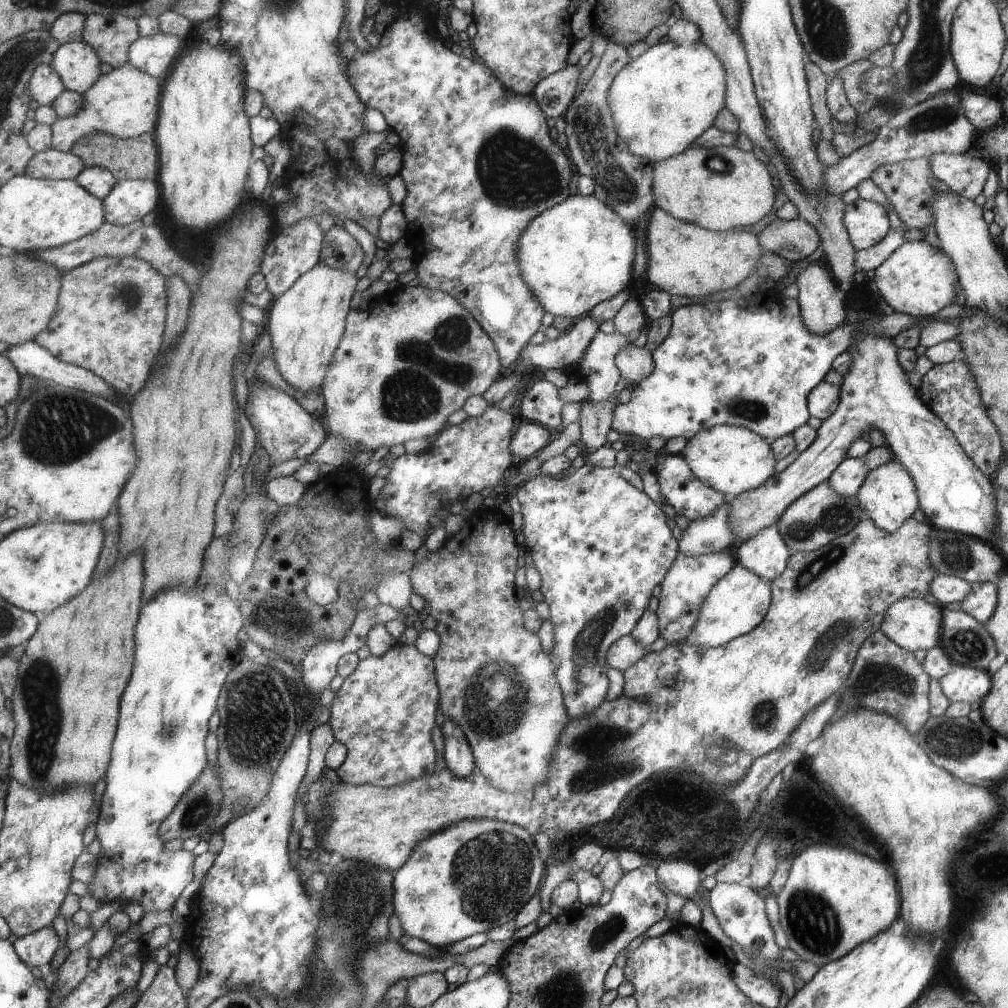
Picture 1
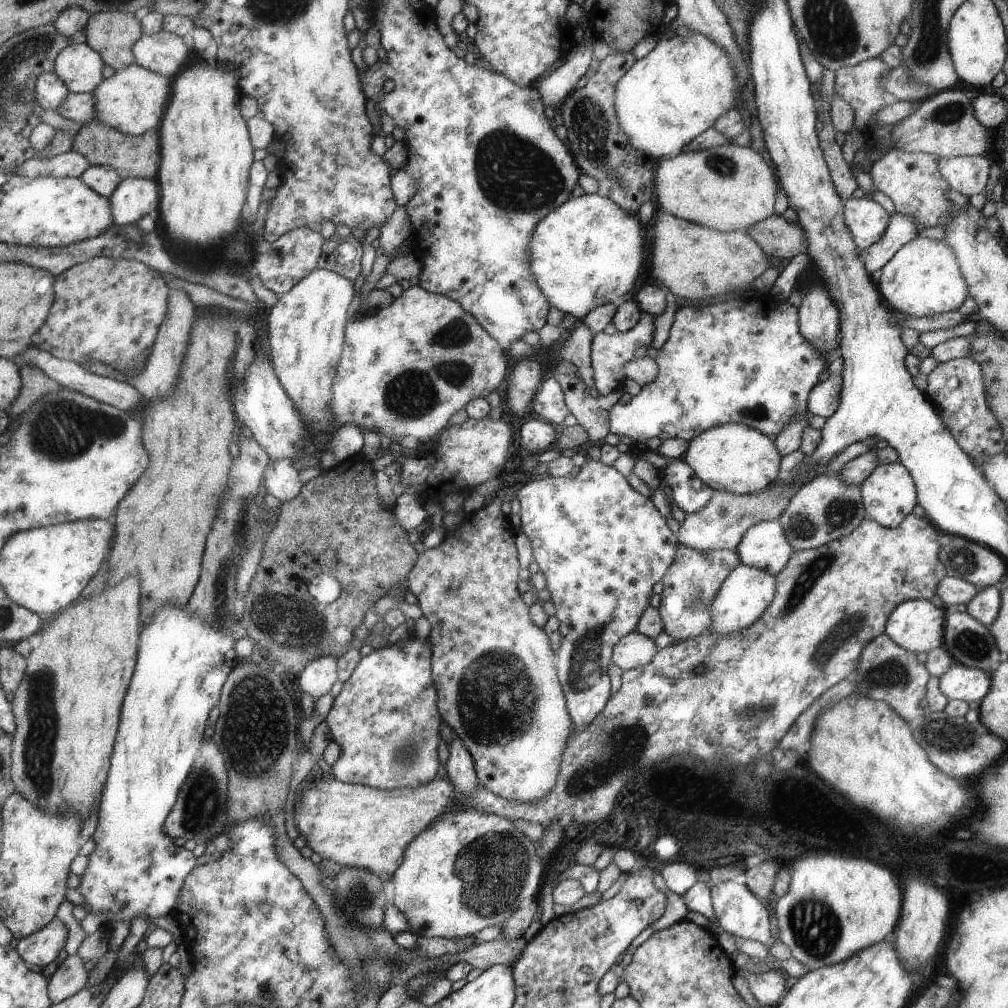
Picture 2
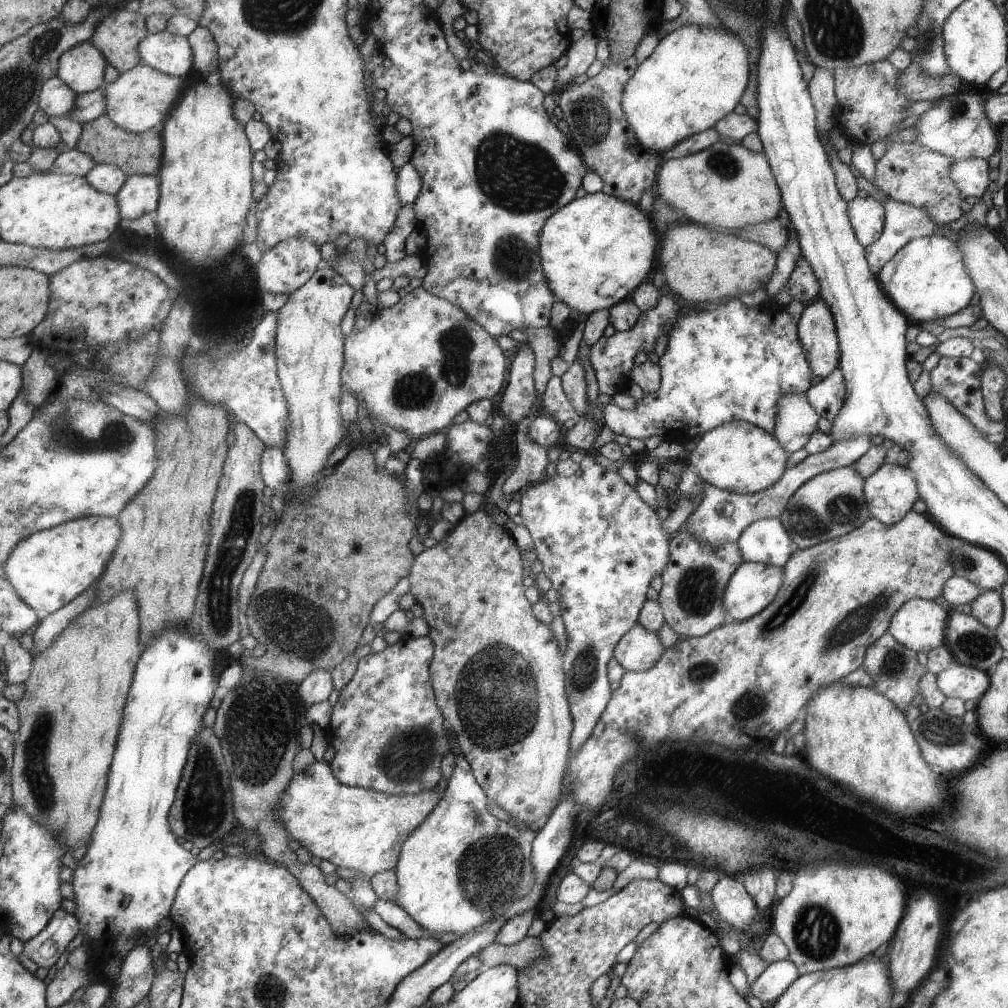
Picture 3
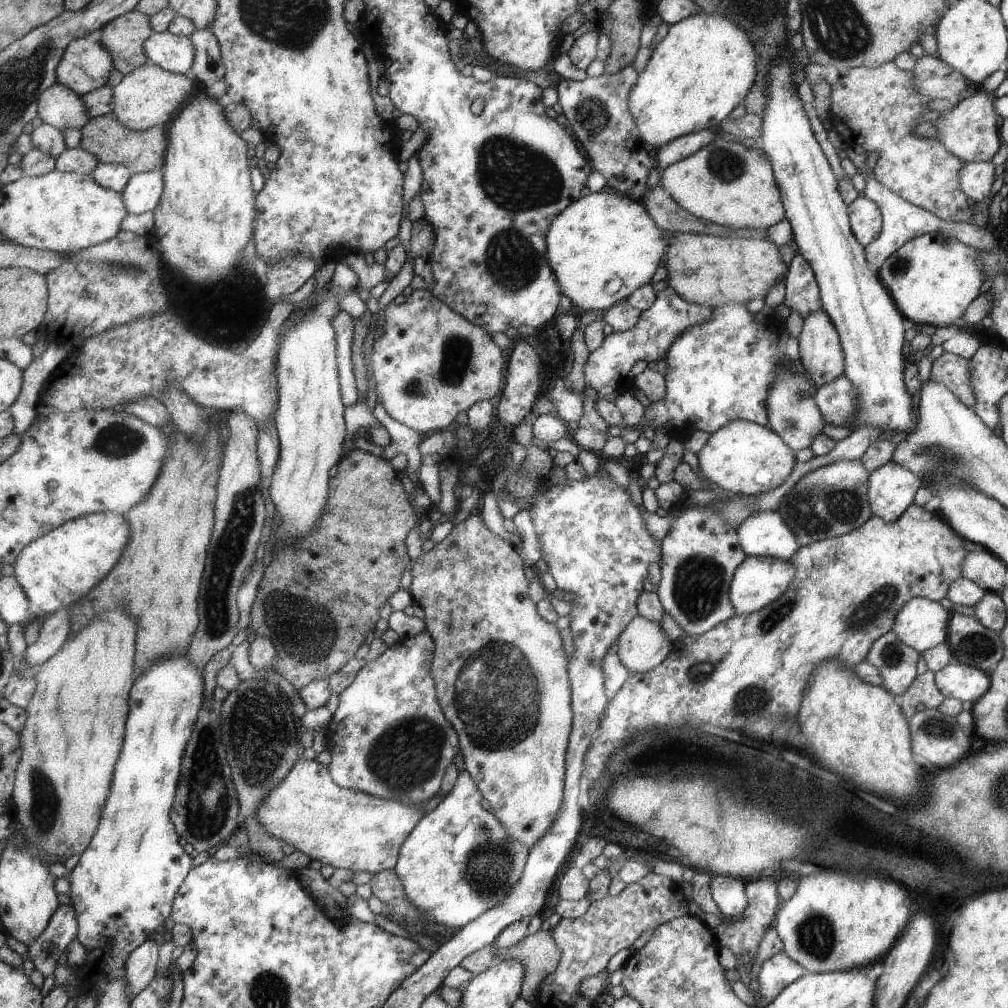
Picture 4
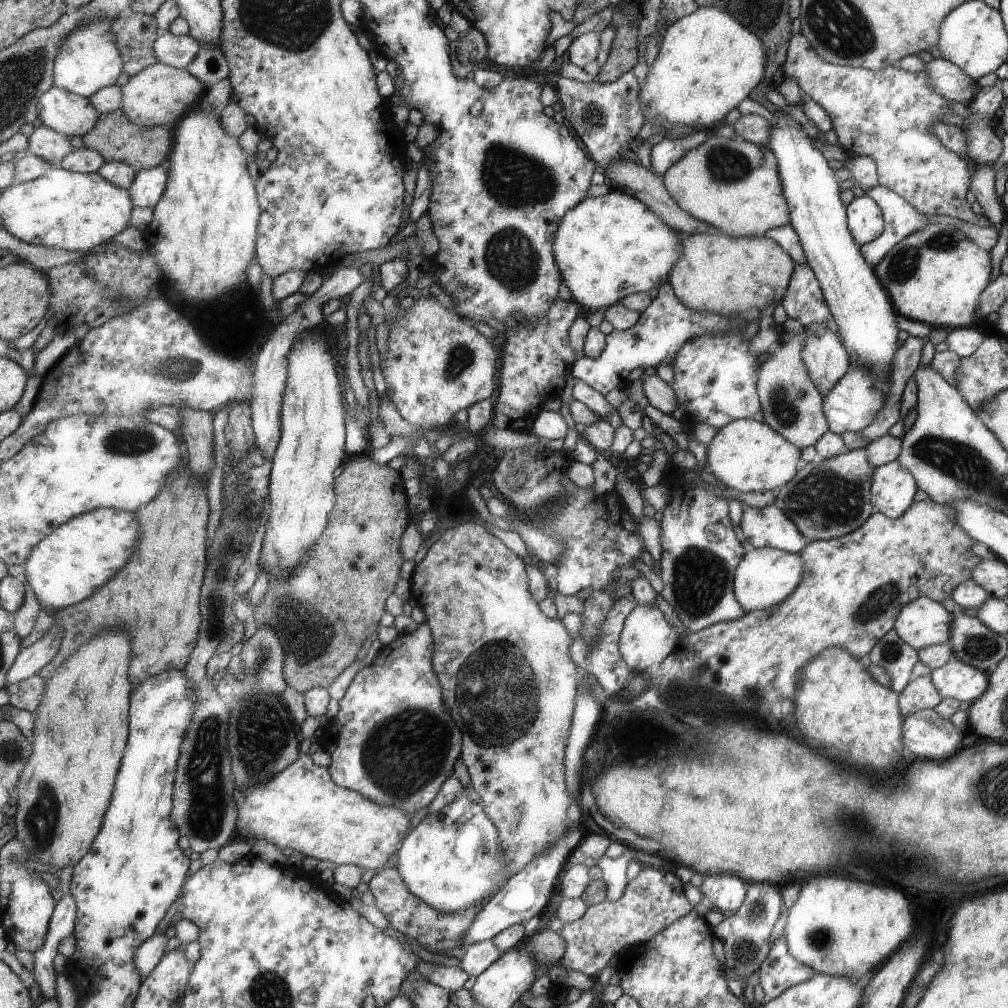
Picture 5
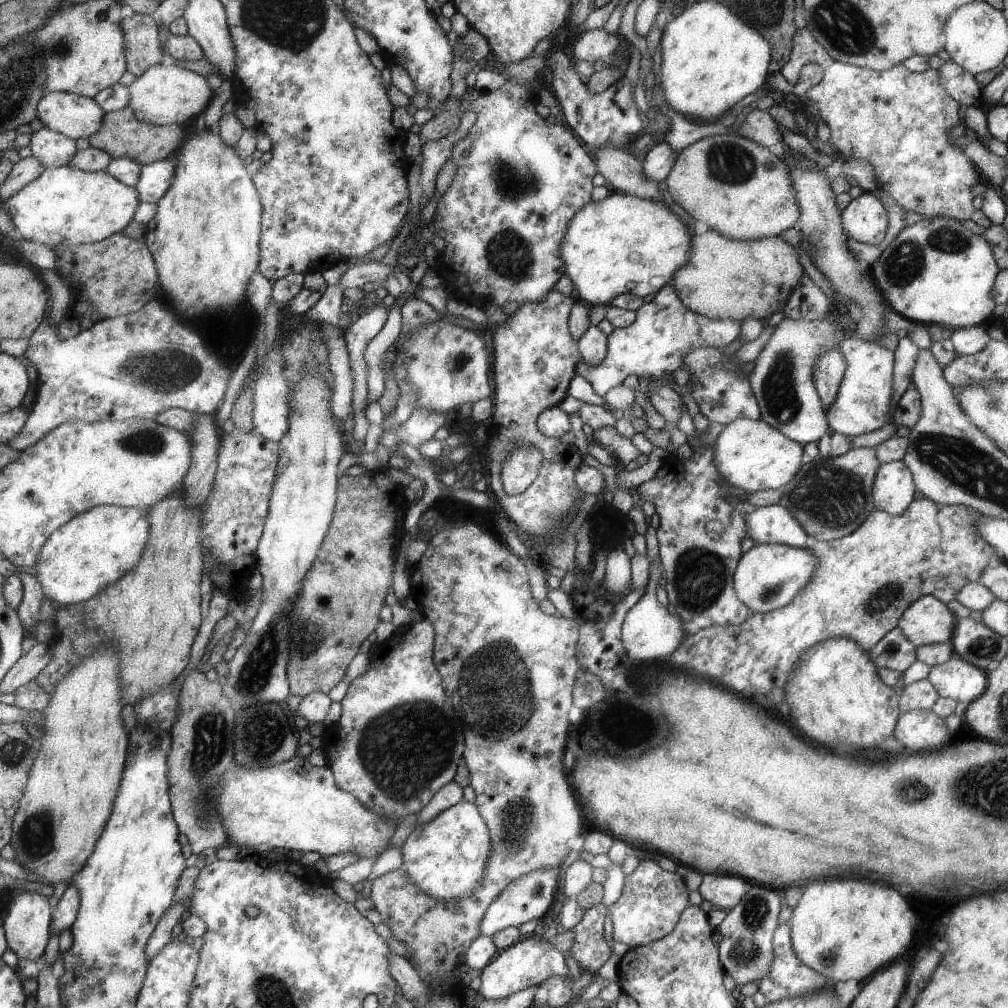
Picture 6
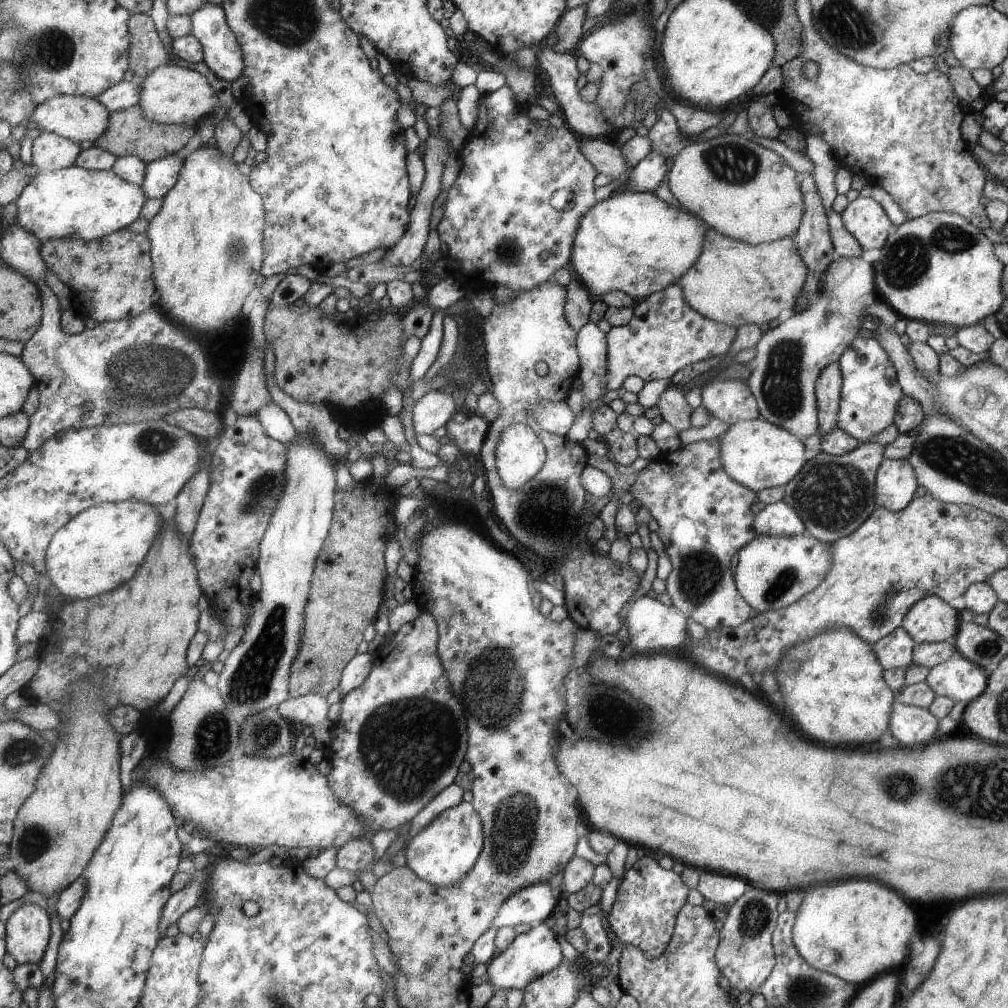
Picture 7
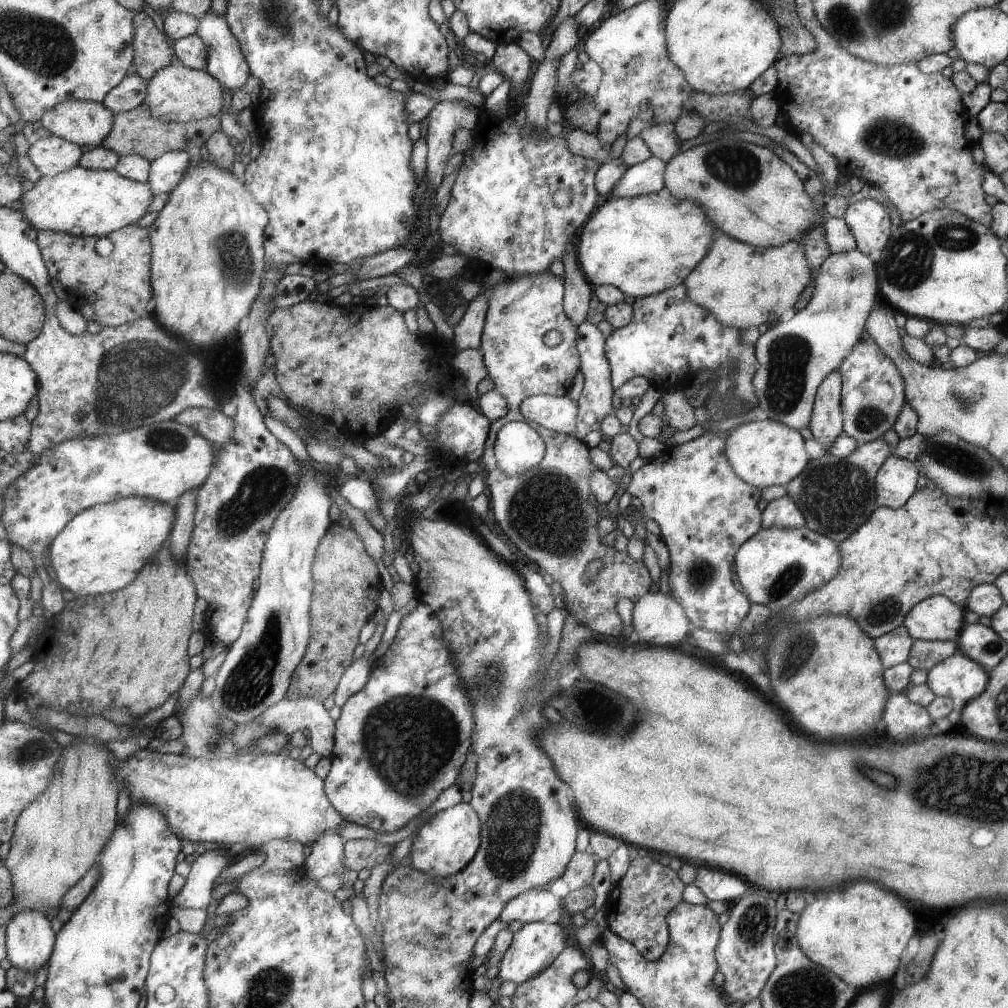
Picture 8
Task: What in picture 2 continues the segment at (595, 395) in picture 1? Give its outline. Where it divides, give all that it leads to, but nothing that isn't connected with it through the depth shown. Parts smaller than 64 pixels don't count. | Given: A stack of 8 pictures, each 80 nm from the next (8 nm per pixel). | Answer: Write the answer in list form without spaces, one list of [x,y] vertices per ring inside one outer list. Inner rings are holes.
[[[641,311],[639,322],[632,329],[625,332],[615,331],[606,335],[603,331],[592,336],[590,342],[590,365],[593,371],[593,386],[601,395],[606,395],[621,388],[624,376],[624,364],[633,356],[633,350],[637,346],[647,346],[652,342],[653,321],[657,315]]]

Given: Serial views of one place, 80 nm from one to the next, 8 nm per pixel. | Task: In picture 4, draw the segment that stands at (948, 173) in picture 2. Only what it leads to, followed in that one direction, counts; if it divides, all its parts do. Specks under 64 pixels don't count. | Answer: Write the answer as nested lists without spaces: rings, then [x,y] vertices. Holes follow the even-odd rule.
[[[987,161],[964,163],[960,170],[960,189],[975,203],[986,202],[995,180],[995,166]]]

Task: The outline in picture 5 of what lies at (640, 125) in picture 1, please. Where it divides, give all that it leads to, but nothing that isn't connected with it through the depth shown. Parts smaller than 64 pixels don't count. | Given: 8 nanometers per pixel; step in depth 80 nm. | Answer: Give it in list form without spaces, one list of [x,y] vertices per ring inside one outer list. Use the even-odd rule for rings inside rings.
[[[698,6],[696,10],[693,10],[693,12],[685,16],[681,16],[681,18],[677,19],[675,22],[668,23],[665,33],[659,39],[660,44],[657,56],[653,64],[651,64],[649,72],[646,74],[645,84],[640,90],[638,90],[640,111],[642,112],[641,109],[643,108],[643,110],[645,110],[645,114],[647,114],[647,119],[643,120],[640,131],[638,132],[638,135],[643,141],[655,132],[662,132],[664,136],[669,129],[672,129],[677,125],[686,126],[695,131],[700,130],[701,128],[709,128],[709,126],[713,126],[715,122],[723,123],[724,117],[728,111],[735,108],[743,98],[747,97],[751,90],[753,90],[755,86],[759,85],[763,80],[763,77],[767,75],[767,66],[765,66],[765,48],[763,48],[763,44],[761,44],[761,39],[756,34],[753,34],[748,27],[737,22],[732,15],[726,13],[724,10],[718,9],[717,7]]]

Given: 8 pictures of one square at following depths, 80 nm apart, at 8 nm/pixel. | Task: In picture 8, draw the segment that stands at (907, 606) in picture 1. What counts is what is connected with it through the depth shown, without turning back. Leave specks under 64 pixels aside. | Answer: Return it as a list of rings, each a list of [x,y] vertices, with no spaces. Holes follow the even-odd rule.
[[[931,595],[913,606],[903,625],[913,639],[955,641],[961,618],[963,614],[957,603],[941,595]]]

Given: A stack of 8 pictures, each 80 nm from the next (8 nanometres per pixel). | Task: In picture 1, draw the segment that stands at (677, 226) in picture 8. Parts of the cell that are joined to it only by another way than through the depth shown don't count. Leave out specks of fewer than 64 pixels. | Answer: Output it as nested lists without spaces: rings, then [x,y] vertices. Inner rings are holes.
[[[574,194],[532,218],[518,239],[517,256],[522,279],[541,302],[544,312],[576,320],[581,312],[589,312],[598,302],[607,301],[623,290],[621,286],[631,282],[635,238],[631,228],[609,205],[593,194]]]

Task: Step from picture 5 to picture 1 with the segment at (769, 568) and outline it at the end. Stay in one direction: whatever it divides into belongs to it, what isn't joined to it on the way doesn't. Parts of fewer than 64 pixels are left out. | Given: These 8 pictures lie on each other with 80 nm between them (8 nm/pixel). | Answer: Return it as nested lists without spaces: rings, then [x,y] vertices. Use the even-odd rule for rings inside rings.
[[[736,563],[727,575],[716,582],[713,589],[704,598],[698,613],[698,620],[685,641],[703,648],[725,644],[732,638],[748,633],[754,626],[759,625],[768,612],[771,600],[771,582]]]

